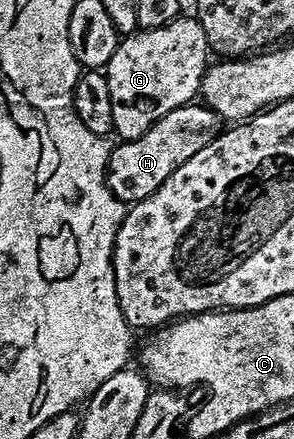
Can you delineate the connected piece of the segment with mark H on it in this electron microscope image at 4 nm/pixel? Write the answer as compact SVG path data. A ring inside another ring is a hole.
M201 102L184 104L182 108L171 110L163 118L156 120L139 138L118 143L118 148L116 145L110 151L109 167L106 169L106 183L109 189L113 191L115 198L126 206L138 204L143 198L155 194L155 190L163 186L163 182L167 182L167 178L171 178L174 170L183 166L183 162L191 158L191 154L199 154L203 146L210 144L219 135L217 124L219 125L219 117Z

